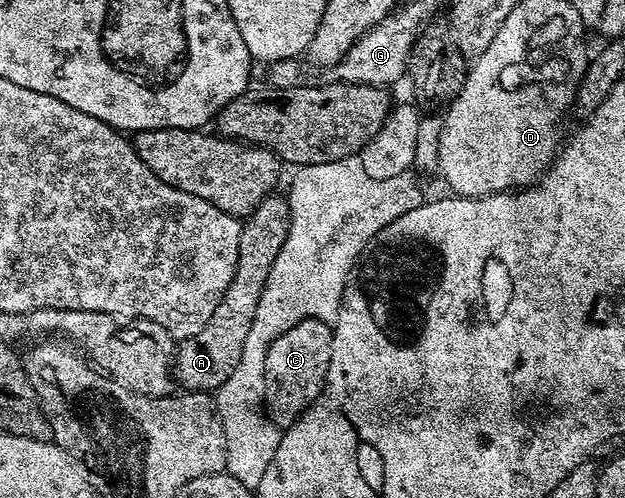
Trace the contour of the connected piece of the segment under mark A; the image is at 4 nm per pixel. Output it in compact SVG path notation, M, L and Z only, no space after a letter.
M277 196L265 197L244 218L237 248L237 266L225 294L198 330L196 337L184 338L176 348L174 380L188 392L214 392L230 377L231 371L242 357L243 343L251 329L259 295L263 295L271 263L275 263L275 255L279 255L289 233L289 203L284 196Z

